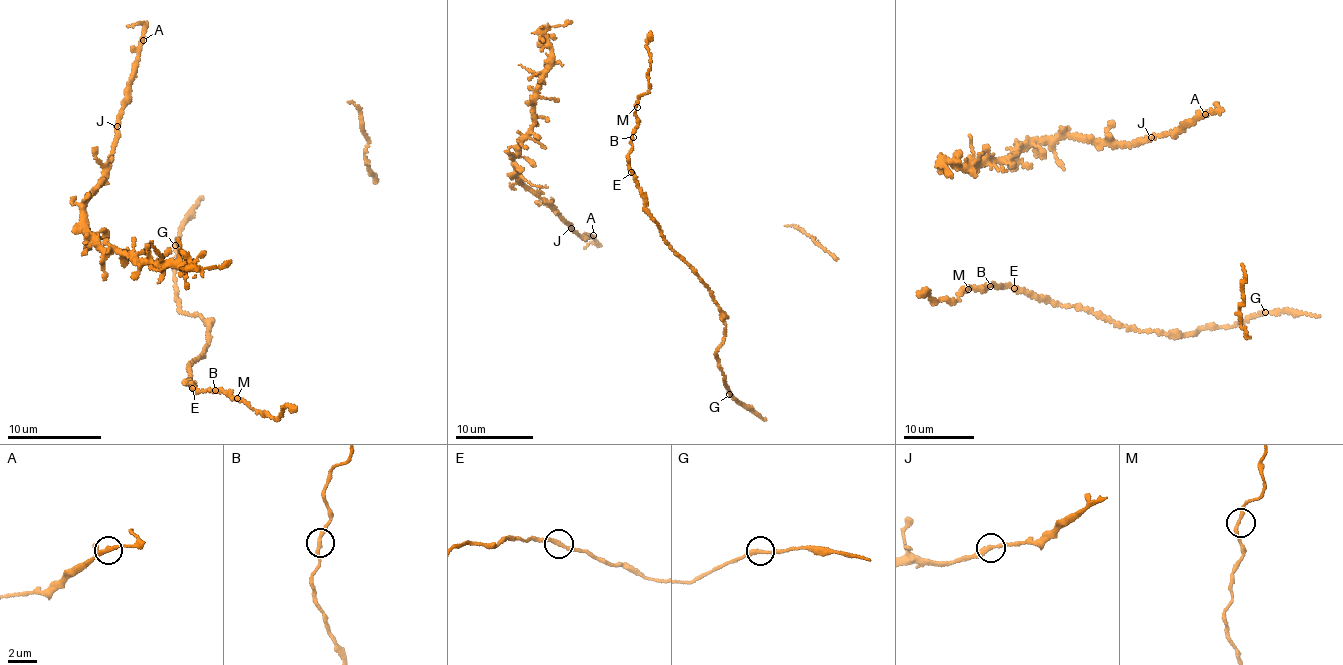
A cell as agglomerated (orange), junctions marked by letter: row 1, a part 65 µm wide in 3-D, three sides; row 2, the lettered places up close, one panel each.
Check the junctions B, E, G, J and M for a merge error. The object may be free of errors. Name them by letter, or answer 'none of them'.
none of them

